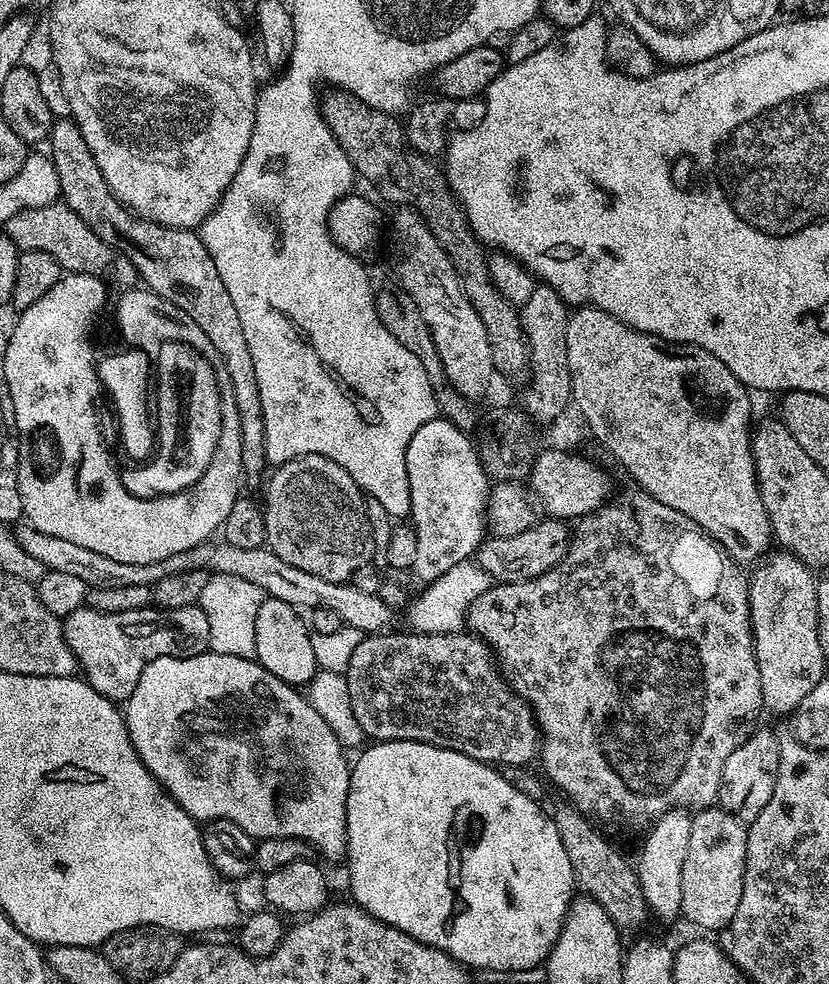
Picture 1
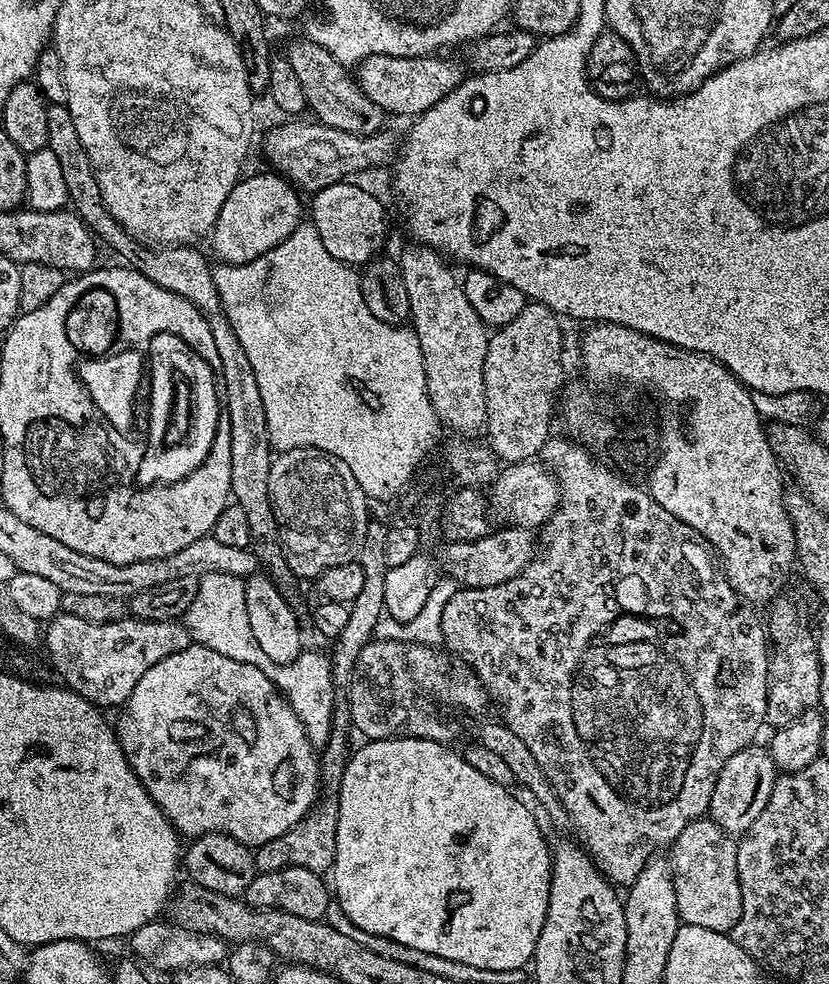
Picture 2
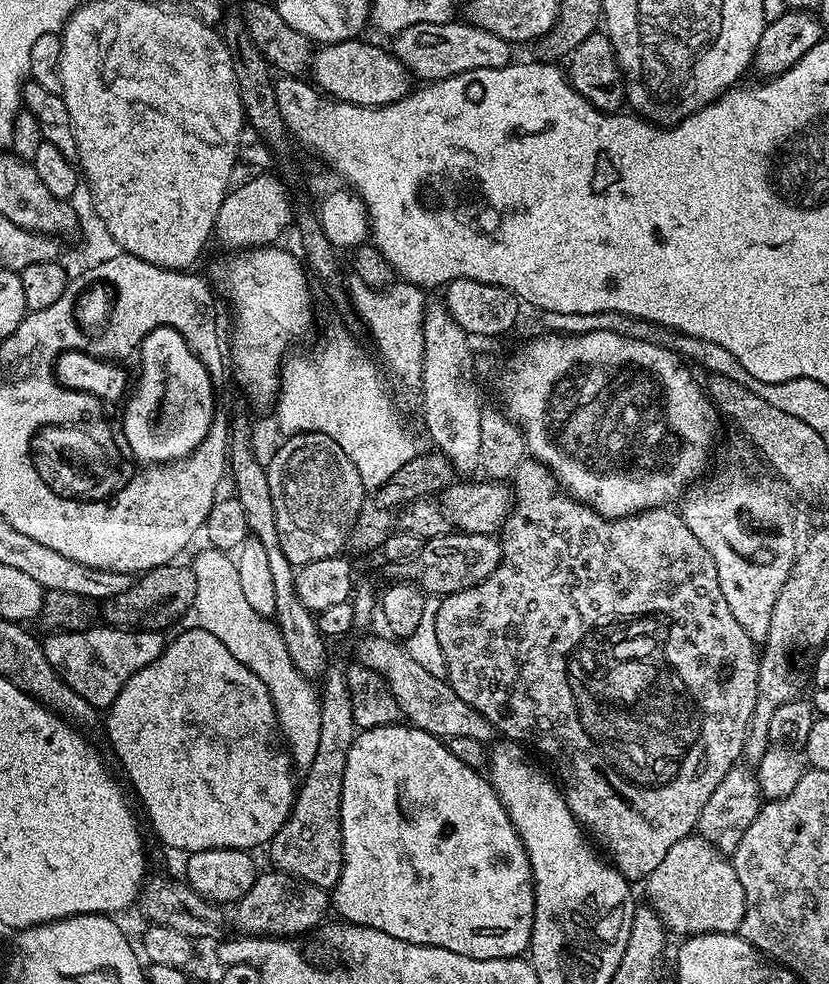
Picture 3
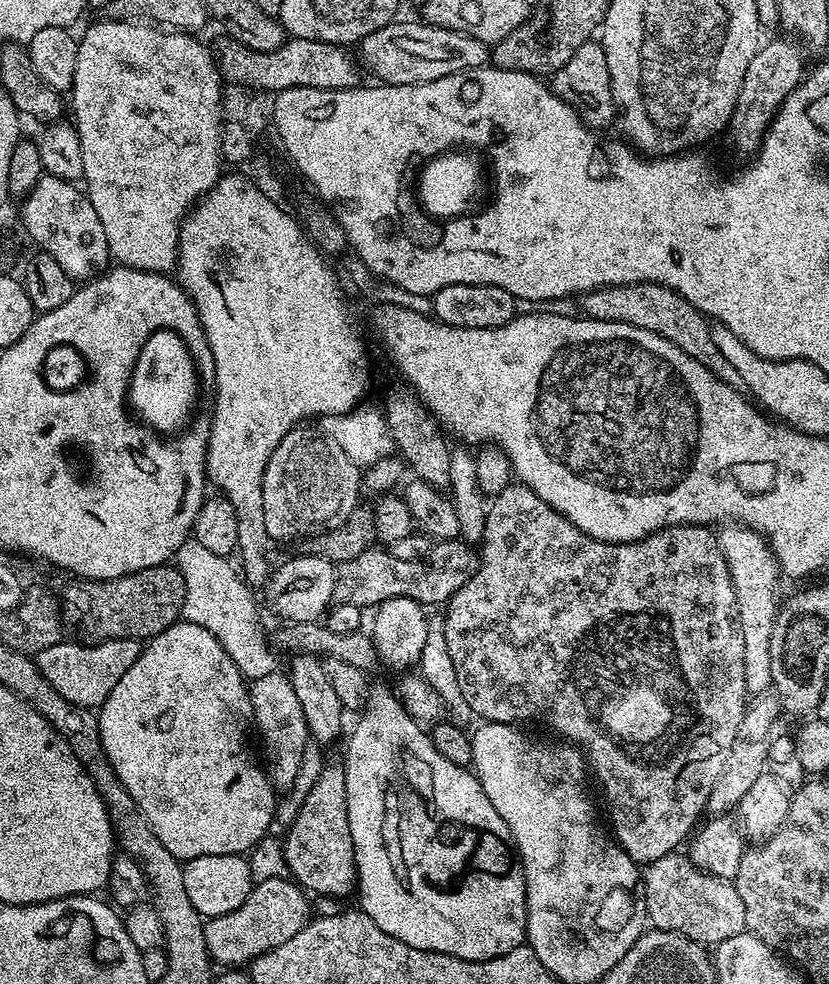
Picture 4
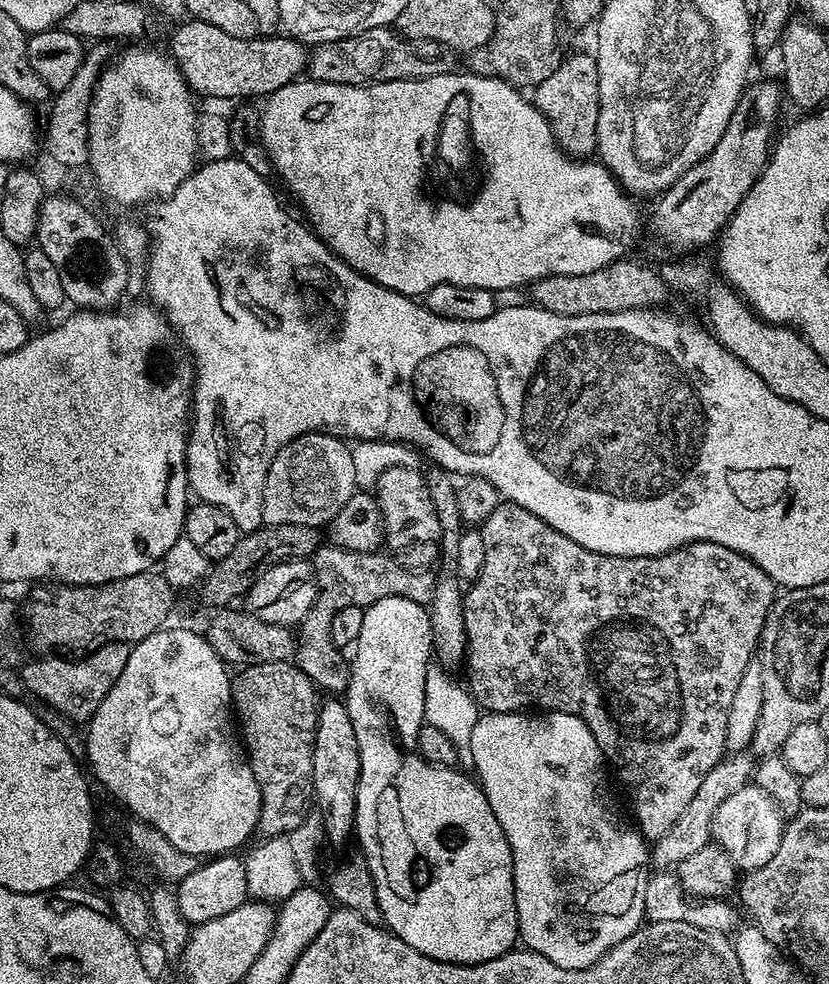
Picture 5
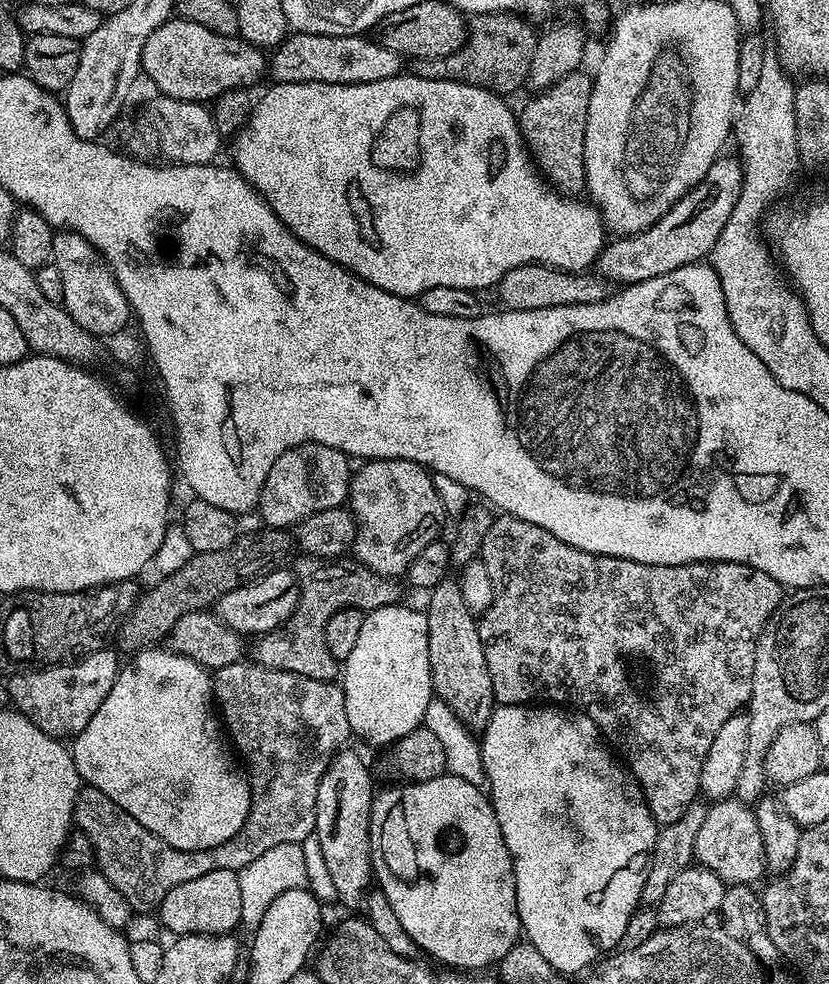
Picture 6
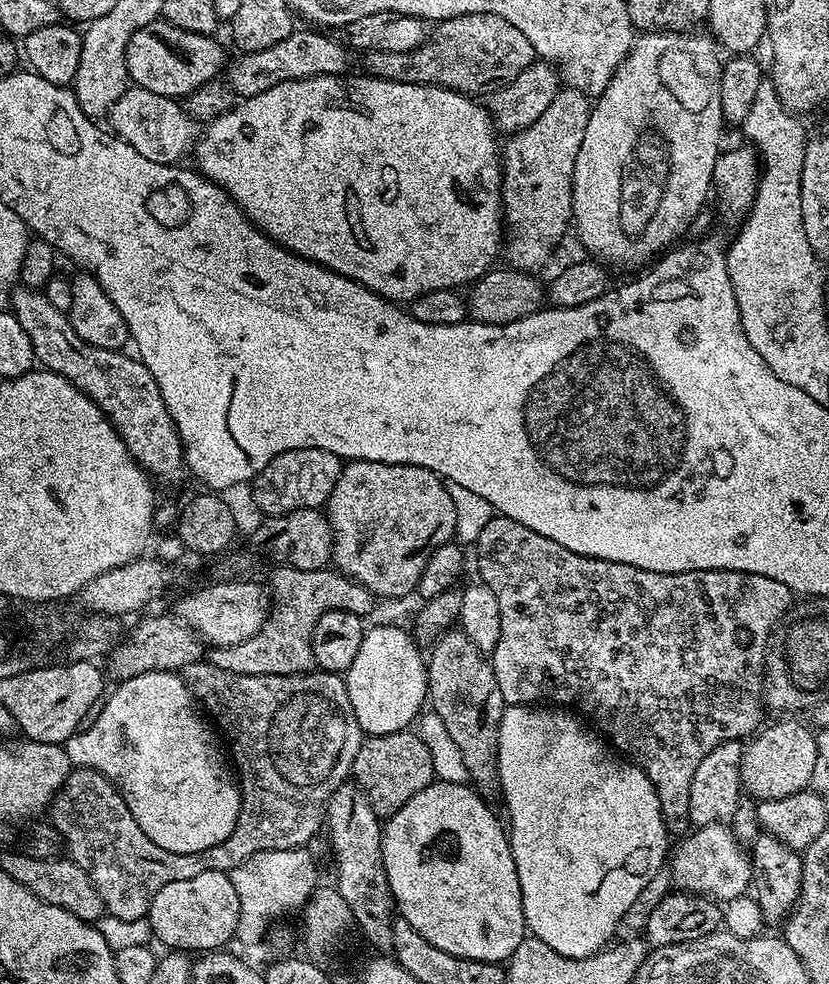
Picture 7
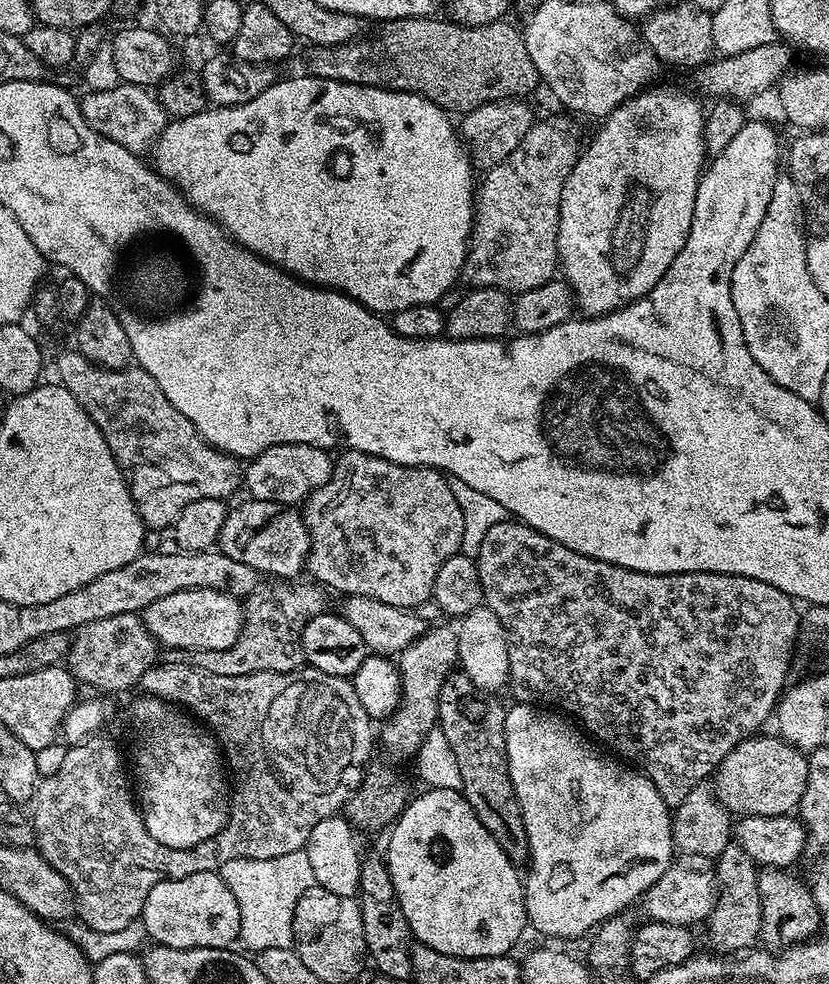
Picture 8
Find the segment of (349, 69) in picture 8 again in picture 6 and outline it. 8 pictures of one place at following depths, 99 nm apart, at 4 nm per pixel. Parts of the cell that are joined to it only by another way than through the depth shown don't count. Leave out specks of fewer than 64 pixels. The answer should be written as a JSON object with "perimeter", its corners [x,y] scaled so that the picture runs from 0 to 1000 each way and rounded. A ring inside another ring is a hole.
{"perimeter":[[[580,12],[568,17],[565,38],[548,55],[527,61],[508,61],[501,66],[501,76],[520,81],[551,81],[589,89],[600,96],[614,96],[637,81],[642,52],[647,50],[648,34],[633,17],[621,12]]]}

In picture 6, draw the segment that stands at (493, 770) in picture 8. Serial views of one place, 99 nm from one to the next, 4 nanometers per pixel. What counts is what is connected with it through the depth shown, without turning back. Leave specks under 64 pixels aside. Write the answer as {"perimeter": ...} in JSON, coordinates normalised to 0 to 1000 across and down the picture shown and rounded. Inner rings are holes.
{"perimeter":[[[538,587],[519,600],[521,606],[514,615],[516,624],[516,664],[522,704],[571,745],[583,745],[591,726],[601,717],[596,697],[591,693],[591,681],[586,681],[586,665],[581,661],[581,648],[575,627],[557,608],[554,588]]]}

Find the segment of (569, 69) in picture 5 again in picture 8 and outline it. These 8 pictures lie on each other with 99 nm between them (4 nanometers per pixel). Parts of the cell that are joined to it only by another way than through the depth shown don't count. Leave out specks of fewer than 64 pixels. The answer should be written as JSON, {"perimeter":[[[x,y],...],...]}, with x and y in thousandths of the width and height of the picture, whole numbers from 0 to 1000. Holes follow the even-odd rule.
{"perimeter":[[[684,117],[666,118],[662,122],[648,121],[642,127],[642,131],[634,136],[634,140],[630,140],[630,144],[625,144],[624,150],[610,157],[610,161],[606,161],[606,165],[601,165],[595,171],[587,172],[583,176],[584,184],[578,184],[577,190],[573,192],[574,197],[574,221],[569,223],[569,243],[565,250],[565,261],[560,267],[557,277],[559,288],[565,288],[566,294],[572,293],[603,293],[607,297],[614,299],[626,299],[634,295],[644,295],[649,291],[654,291],[659,287],[668,284],[673,276],[673,230],[676,229],[676,210],[678,209],[678,189],[683,185],[683,181],[688,181],[688,173],[695,168],[697,158],[697,146],[695,150],[695,126]]]}

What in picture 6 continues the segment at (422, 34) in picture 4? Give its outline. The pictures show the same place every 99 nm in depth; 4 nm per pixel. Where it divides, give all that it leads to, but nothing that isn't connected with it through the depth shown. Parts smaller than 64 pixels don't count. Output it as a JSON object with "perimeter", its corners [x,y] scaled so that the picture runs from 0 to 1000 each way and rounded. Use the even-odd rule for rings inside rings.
{"perimeter":[[[352,33],[334,45],[326,57],[326,77],[335,85],[440,85],[461,83],[461,79],[484,76],[485,58],[466,51],[452,39],[433,37],[394,37]]]}

